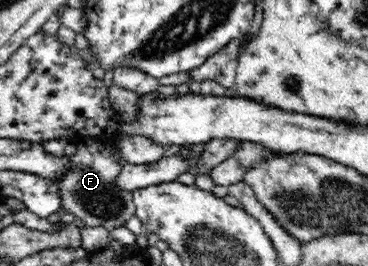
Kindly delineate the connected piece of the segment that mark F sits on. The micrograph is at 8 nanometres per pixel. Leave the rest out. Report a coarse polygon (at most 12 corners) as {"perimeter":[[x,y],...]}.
{"perimeter":[[93,138],[53,180],[64,212],[109,233],[136,215],[123,163]]}

